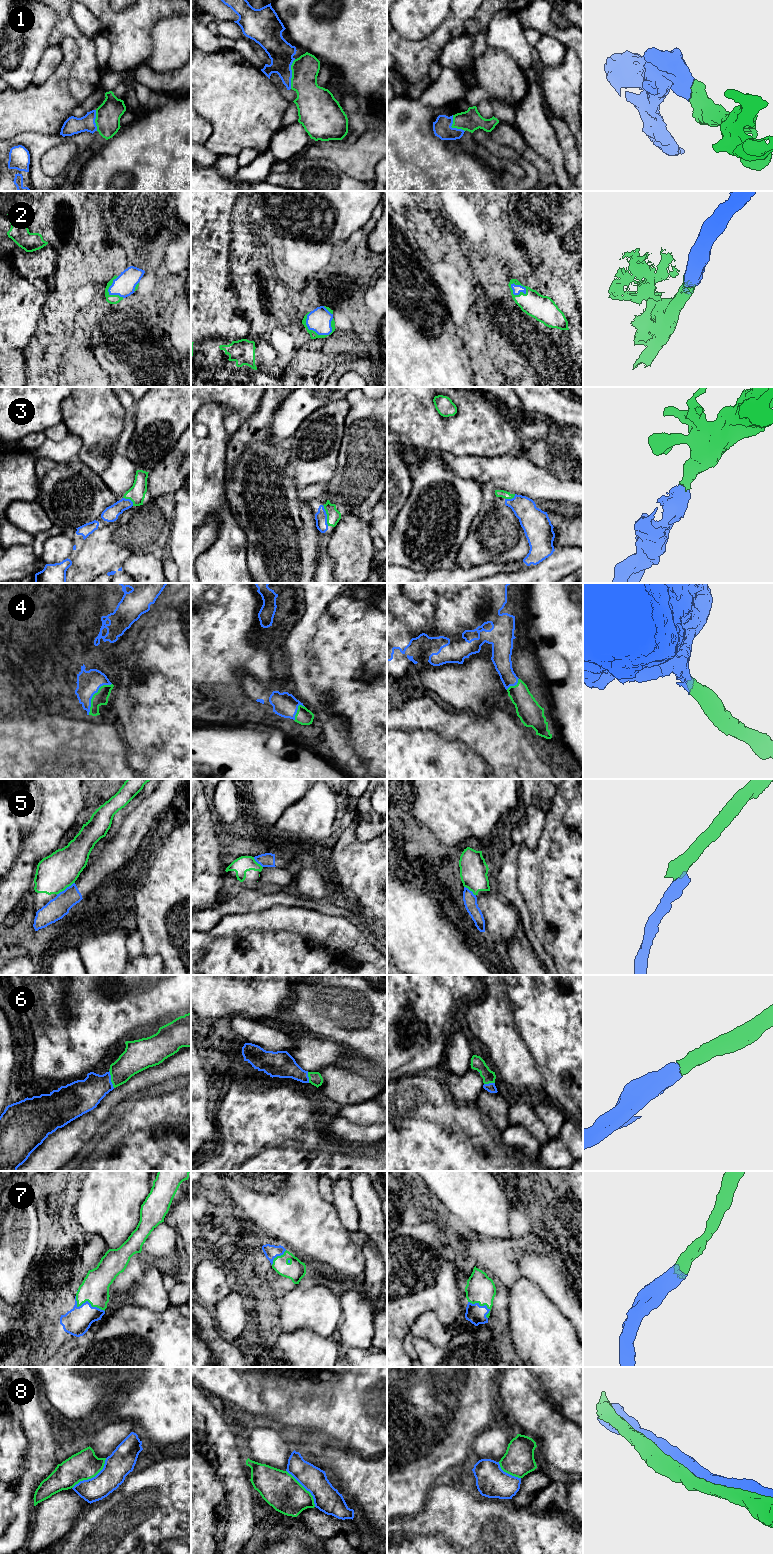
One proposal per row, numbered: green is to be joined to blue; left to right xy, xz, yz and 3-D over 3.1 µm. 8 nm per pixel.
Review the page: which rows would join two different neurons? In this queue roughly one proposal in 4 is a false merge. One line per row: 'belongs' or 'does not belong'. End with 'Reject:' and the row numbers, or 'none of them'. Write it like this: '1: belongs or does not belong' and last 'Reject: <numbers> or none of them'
1: belongs
2: belongs
3: belongs
4: belongs
5: does not belong
6: belongs
7: belongs
8: does not belong
Reject: 5, 8

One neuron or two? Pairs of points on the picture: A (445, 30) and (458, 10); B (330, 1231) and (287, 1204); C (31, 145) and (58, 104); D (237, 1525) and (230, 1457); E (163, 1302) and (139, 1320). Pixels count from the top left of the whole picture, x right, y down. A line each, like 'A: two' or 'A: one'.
A: one
B: one
C: two
D: one
E: two

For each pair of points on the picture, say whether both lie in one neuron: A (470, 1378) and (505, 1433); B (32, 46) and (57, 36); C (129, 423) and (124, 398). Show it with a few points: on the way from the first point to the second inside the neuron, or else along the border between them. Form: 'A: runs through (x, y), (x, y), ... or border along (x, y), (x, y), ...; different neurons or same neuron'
A: border along (495, 1423), (476, 1437); different neurons
B: border along (58, 17), (51, 30), (49, 44); different neurons
C: runs through (129, 417), (128, 404); same neuron

